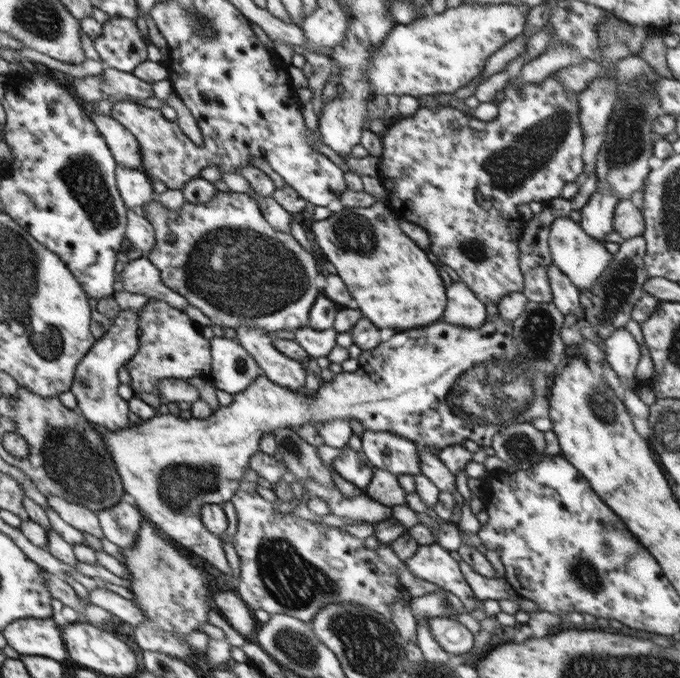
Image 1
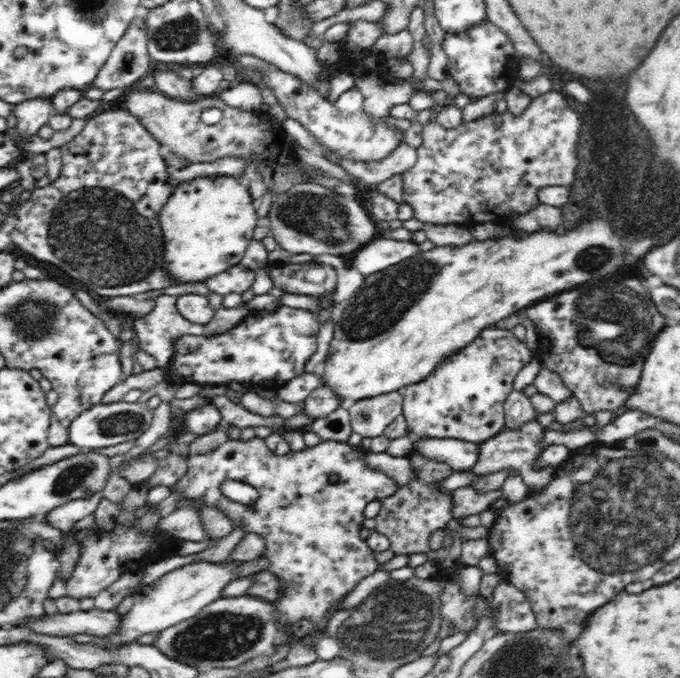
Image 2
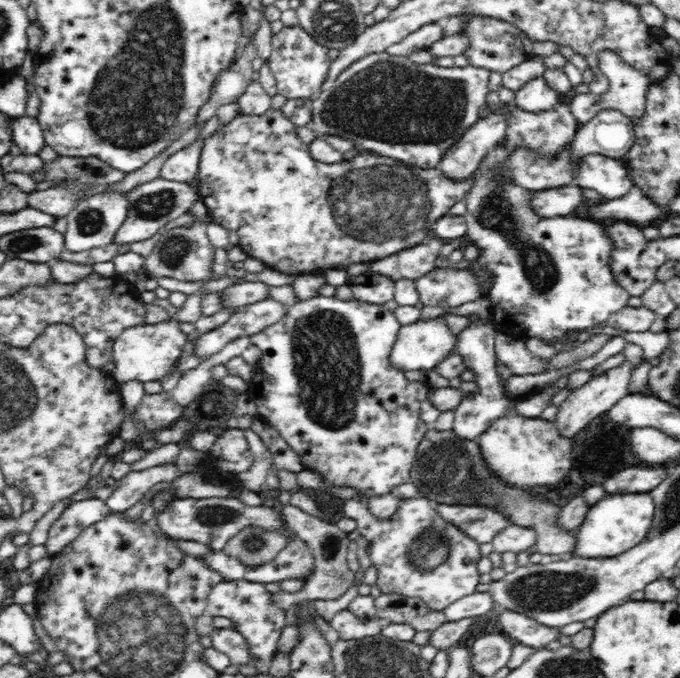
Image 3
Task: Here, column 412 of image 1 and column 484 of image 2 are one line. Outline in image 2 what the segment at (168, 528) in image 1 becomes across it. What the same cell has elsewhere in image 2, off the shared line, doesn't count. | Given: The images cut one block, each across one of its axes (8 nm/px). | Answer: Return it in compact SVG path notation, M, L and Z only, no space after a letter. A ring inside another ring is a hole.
M494 326L494 328L482 330L464 348L441 360L435 366L435 371L421 383L410 384L404 390L400 390L403 398L402 412L406 418L409 436L413 439L456 438L477 445L496 436L504 429L504 403L508 394L514 390L512 387L514 378L520 369L534 357L535 355L526 347L526 343L520 342L510 329L499 329Z

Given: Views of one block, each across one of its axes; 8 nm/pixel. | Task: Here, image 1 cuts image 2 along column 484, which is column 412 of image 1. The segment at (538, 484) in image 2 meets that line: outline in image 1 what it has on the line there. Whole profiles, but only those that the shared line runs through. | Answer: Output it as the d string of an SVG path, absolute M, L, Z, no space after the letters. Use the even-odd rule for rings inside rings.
M365 430L361 434L362 454L375 468L394 474L417 475L421 472L419 447L415 442L391 432Z

